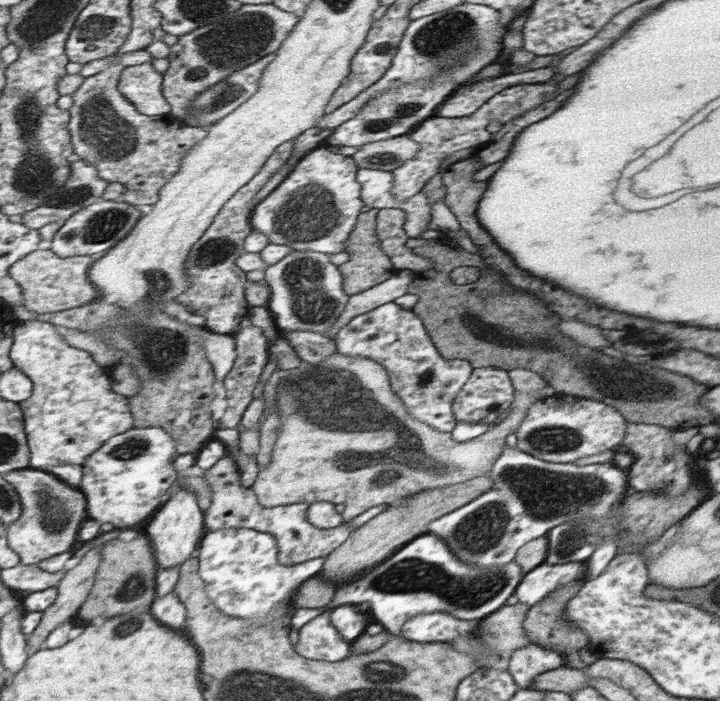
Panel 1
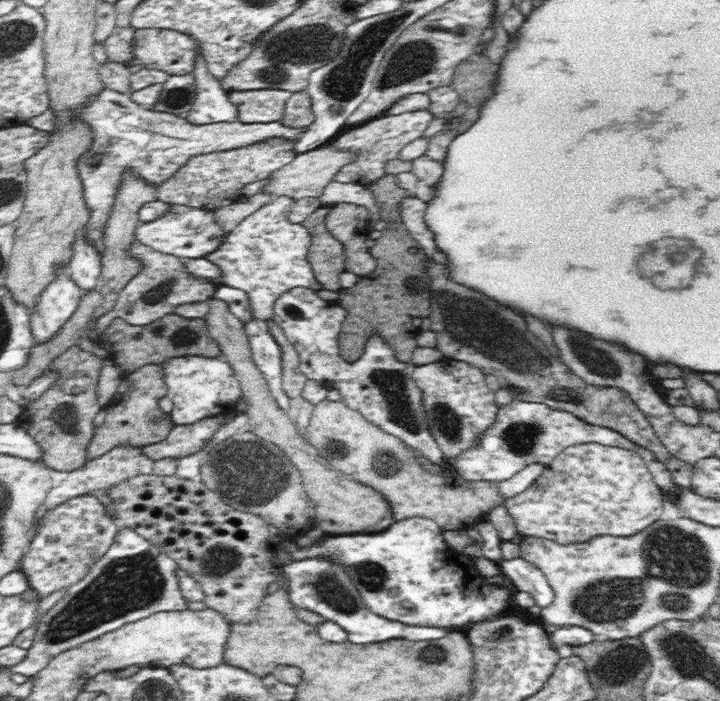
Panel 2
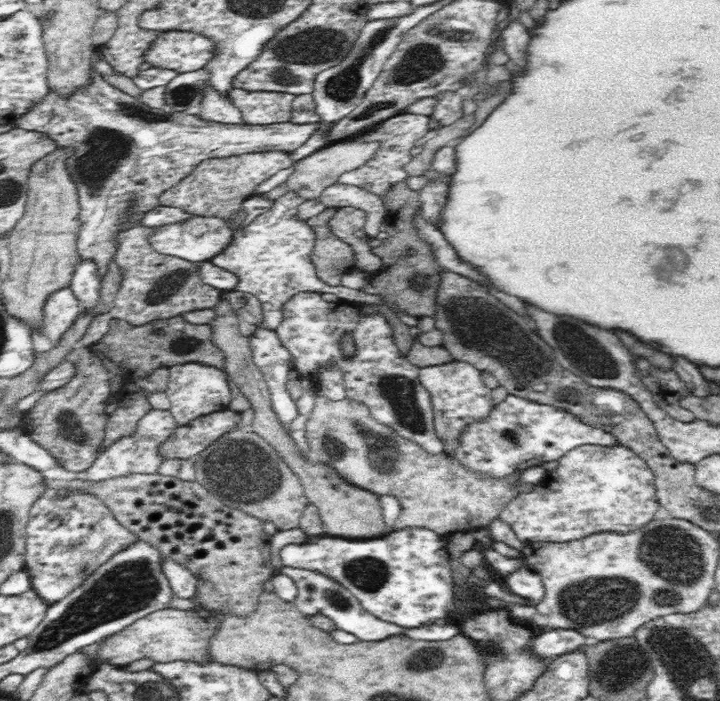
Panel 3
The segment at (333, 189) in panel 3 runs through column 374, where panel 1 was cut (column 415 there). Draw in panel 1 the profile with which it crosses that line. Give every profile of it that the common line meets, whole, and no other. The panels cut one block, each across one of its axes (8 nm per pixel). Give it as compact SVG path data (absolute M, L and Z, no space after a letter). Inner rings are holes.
M361 168L357 170L355 178L361 186L361 200L369 208L377 210L387 210L387 208L397 208L401 206L403 212L411 216L411 232L413 236L419 236L421 232L427 230L427 218L429 218L429 196L425 192L415 194L409 200L397 202L395 196L391 194L391 182L393 174L385 170L373 170L373 168Z

